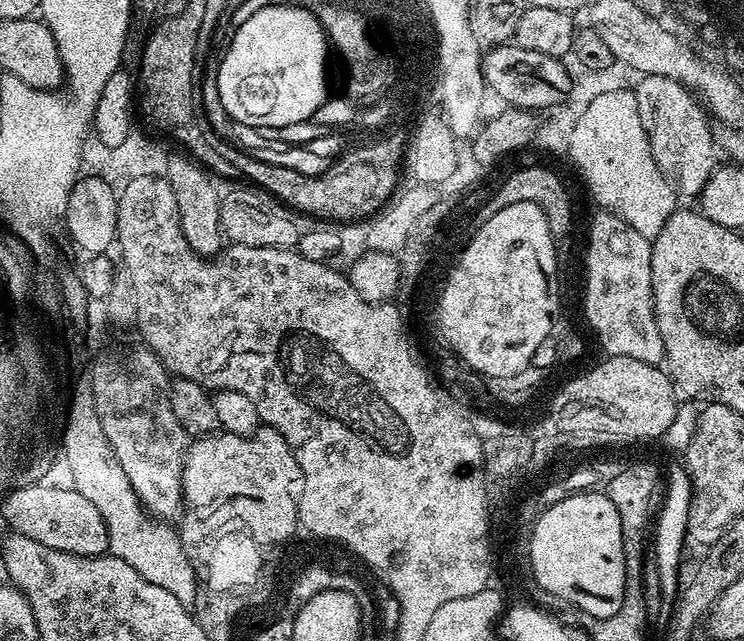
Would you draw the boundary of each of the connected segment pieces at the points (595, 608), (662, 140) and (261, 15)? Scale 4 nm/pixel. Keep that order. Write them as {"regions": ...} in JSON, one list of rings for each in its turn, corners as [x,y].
{"regions":[[[[603,491],[574,493],[541,513],[532,528],[528,556],[530,576],[536,579],[540,592],[549,592],[566,602],[574,602],[578,610],[586,610],[586,614],[594,614],[594,618],[610,618],[610,614],[618,614],[626,586],[622,522],[618,522],[614,502],[610,502]]],[[[641,75],[637,80],[640,81],[634,85],[634,91],[638,115],[642,118],[642,130],[646,130],[650,154],[654,154],[658,170],[662,170],[662,174],[672,181],[681,197],[699,197],[718,167],[718,144],[714,136],[712,140],[709,113],[700,108],[688,89],[674,82],[674,78]]],[[[277,2],[274,5],[268,5],[264,9],[258,10],[256,14],[246,19],[246,22],[238,26],[231,33],[232,41],[228,44],[228,49],[224,52],[224,57],[220,60],[220,69],[216,72],[216,92],[220,95],[219,107],[230,117],[236,119],[240,123],[245,123],[246,126],[260,127],[282,127],[282,126],[300,126],[304,120],[311,118],[313,114],[324,104],[324,101],[329,99],[328,92],[328,50],[330,52],[330,43],[328,36],[325,35],[323,25],[319,23],[316,16],[305,8],[296,7],[291,2]]]]}

